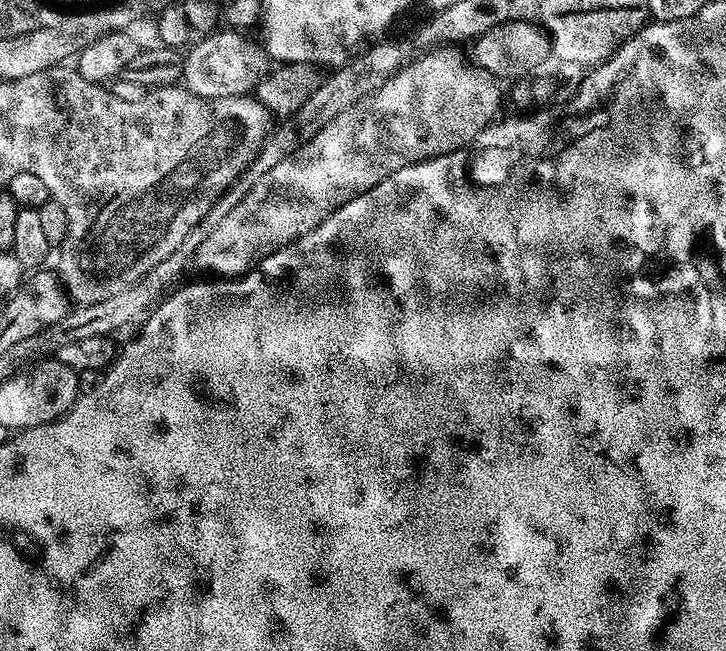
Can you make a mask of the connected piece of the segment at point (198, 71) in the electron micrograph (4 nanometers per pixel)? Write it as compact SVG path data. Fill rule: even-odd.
M217 30L211 32L202 42L187 49L184 62L182 61L182 87L190 95L202 98L234 98L235 96L248 96L255 91L260 79L266 75L266 53L259 43L256 44L243 32L231 30Z

